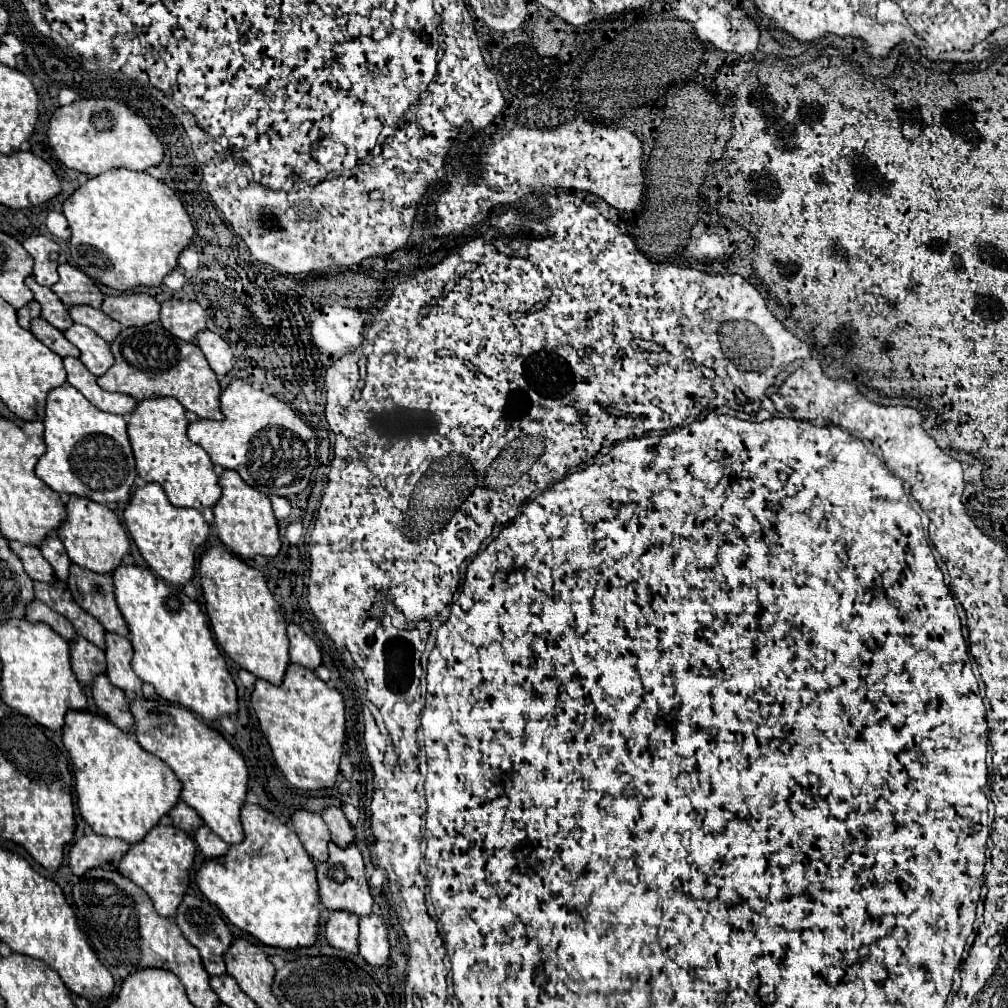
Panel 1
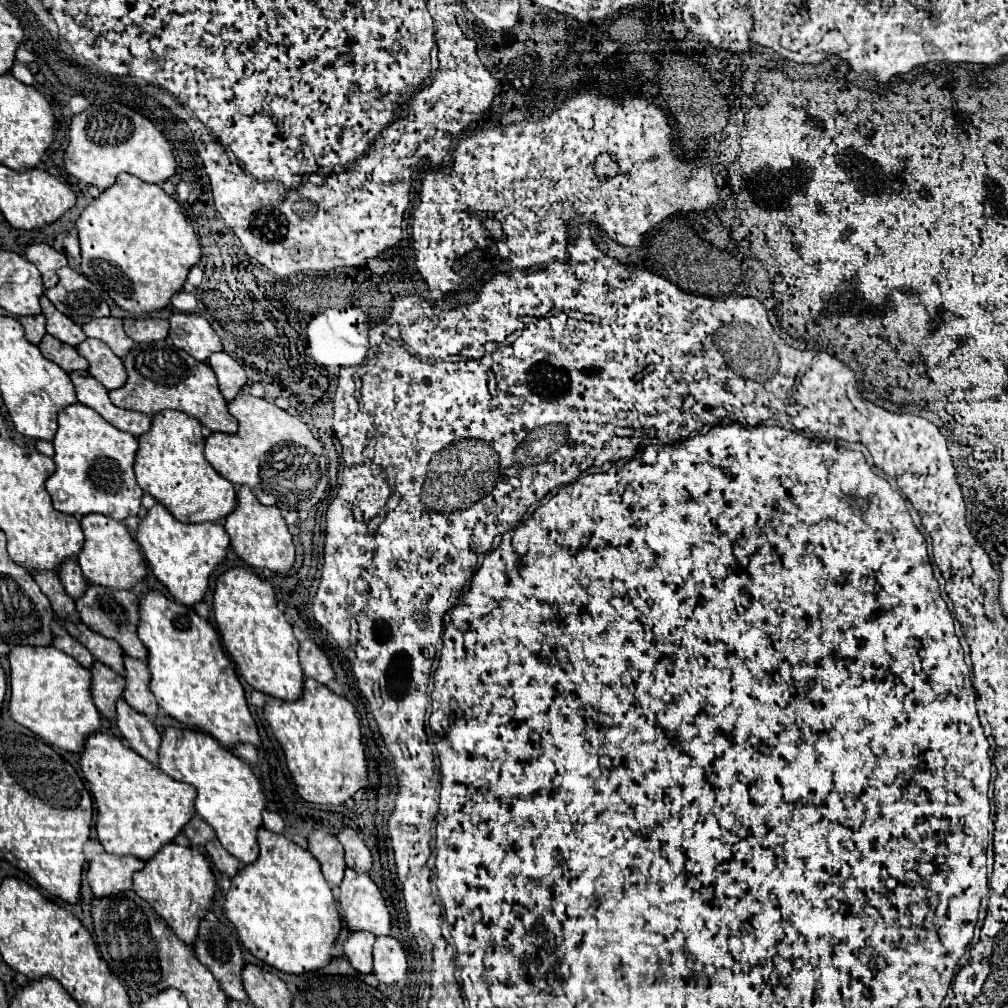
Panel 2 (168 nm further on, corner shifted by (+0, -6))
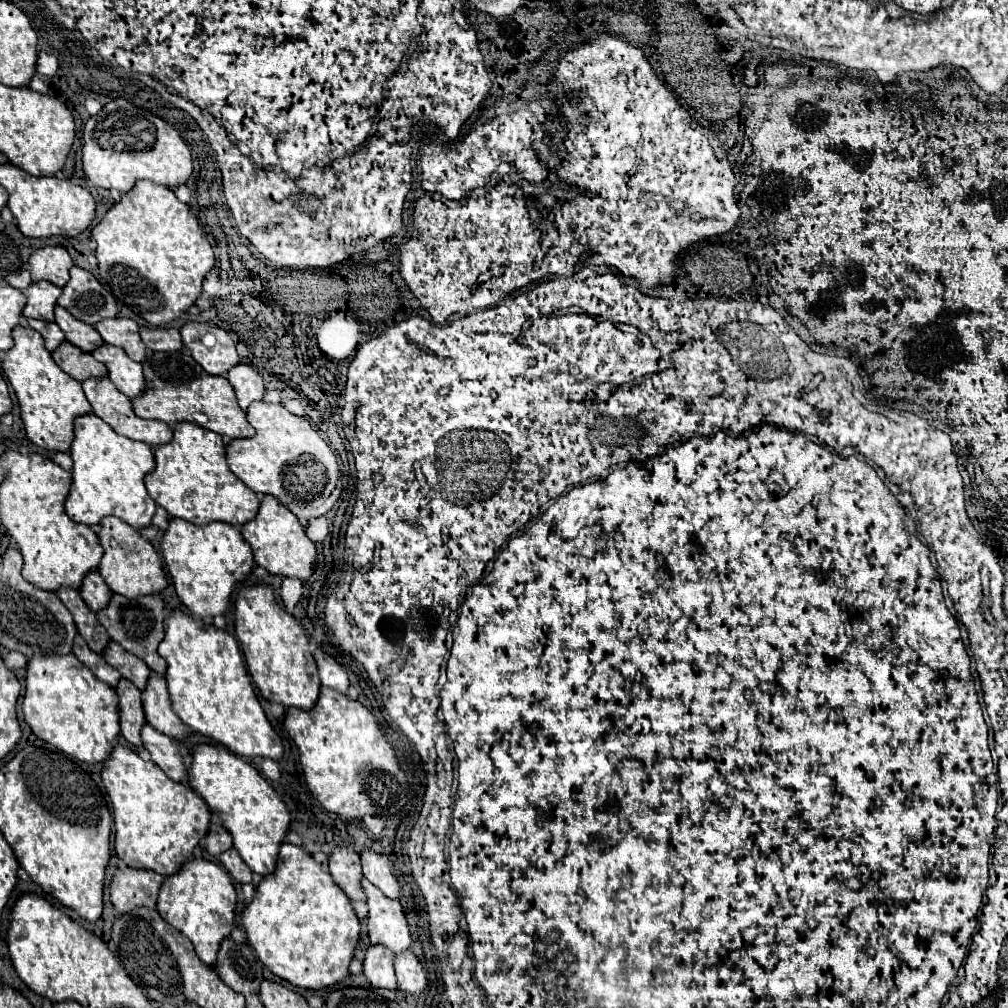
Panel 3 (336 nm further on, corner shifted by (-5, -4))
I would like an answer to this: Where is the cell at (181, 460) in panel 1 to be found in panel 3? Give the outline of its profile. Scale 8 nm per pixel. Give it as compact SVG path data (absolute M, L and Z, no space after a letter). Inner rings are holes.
M193 423L175 425L173 441L155 449L157 467L145 477L149 495L157 505L169 511L171 517L185 519L193 525L223 521L237 527L249 523L259 511L259 497L231 473L225 449L225 439L209 429L201 429Z

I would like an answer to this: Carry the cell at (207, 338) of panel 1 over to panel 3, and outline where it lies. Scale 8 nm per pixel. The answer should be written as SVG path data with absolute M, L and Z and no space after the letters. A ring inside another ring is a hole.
M245 363L233 367L227 373L227 379L237 393L237 401L243 411L247 411L247 407L253 401L261 401L265 397L265 383L263 383L261 375Z

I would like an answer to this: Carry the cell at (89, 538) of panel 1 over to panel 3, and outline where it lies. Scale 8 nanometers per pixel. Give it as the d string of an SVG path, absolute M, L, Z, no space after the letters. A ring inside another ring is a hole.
M109 517L109 521L105 521L105 525L101 525L99 529L99 537L105 549L105 555L97 571L113 593L119 593L129 599L137 599L141 595L161 593L167 587L167 575L163 571L163 561L159 551L139 533L133 533L129 525L125 525L123 521L117 521L117 517Z

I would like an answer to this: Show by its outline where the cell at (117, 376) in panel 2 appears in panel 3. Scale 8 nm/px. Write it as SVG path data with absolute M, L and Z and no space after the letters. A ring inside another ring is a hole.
M103 343L99 349L91 353L97 361L105 363L109 369L109 379L115 383L115 387L127 395L129 399L139 397L145 389L145 377L141 363L127 357L127 353L121 347Z

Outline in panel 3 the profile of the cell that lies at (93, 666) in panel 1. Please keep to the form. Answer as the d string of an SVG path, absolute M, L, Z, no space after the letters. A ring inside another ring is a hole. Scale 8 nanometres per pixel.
M121 679L117 687L119 695L119 715L121 715L121 735L127 743L135 747L143 747L141 741L141 729L147 723L143 713L143 701L141 691L127 679Z

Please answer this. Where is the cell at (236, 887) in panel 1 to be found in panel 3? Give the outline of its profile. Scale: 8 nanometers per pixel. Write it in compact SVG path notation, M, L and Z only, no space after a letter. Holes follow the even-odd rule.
M291 843L281 845L277 871L269 877L263 877L263 881L259 883L255 899L243 911L243 925L249 943L257 951L261 963L267 965L273 975L295 987L313 991L339 985L349 975L349 963L355 955L361 933L361 923L341 887L333 881L329 873L321 869L321 865L311 855Z

